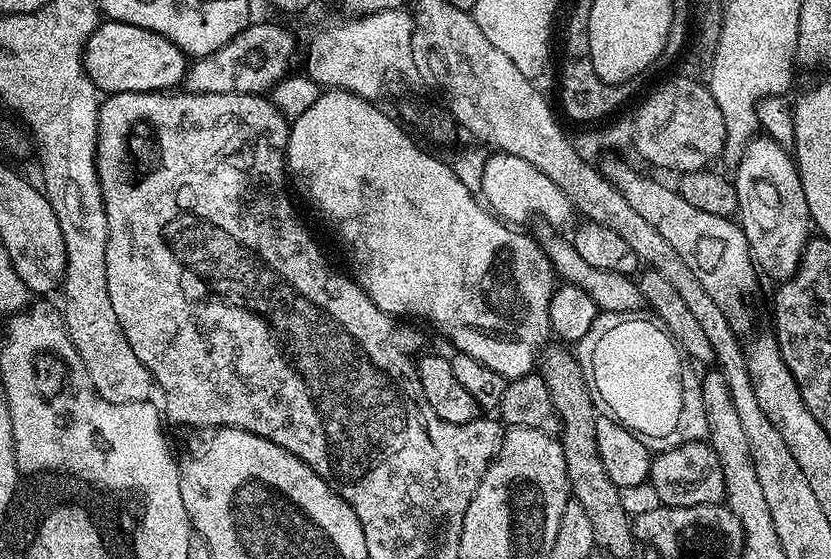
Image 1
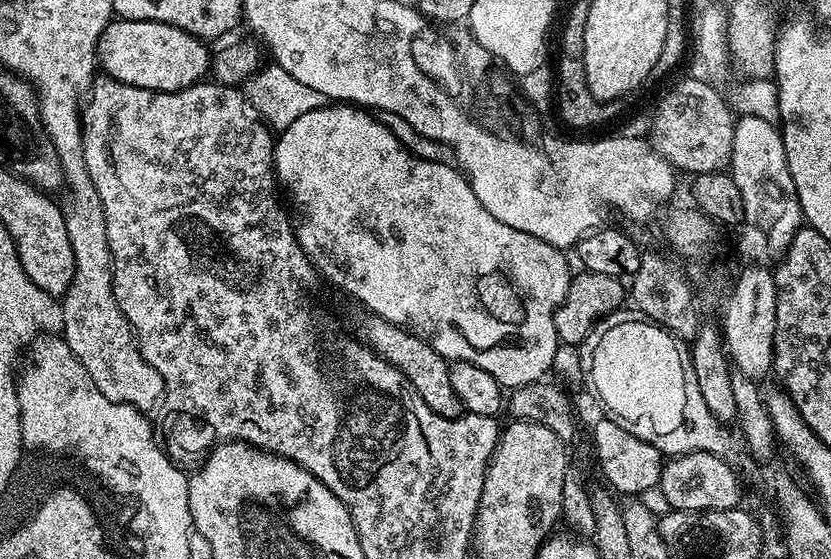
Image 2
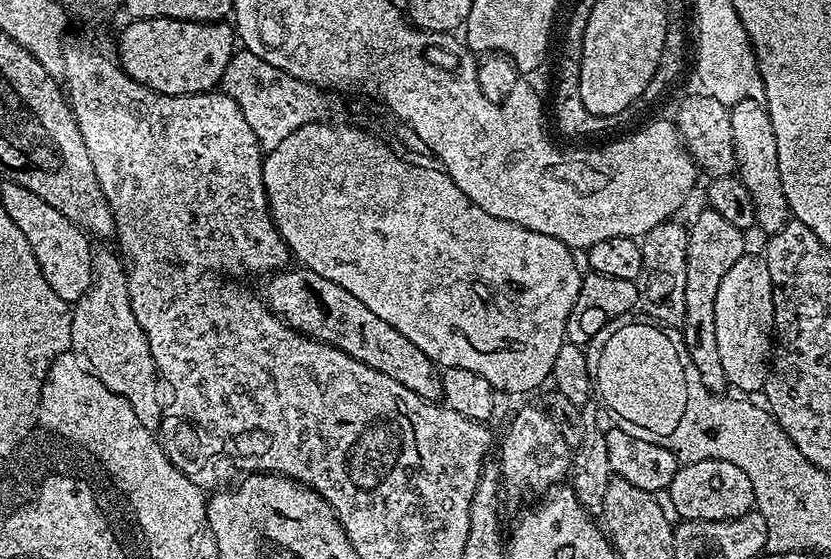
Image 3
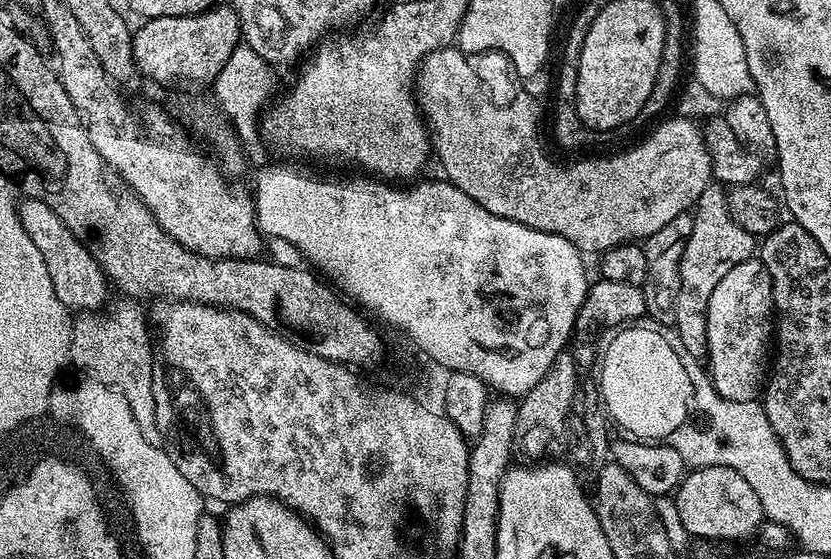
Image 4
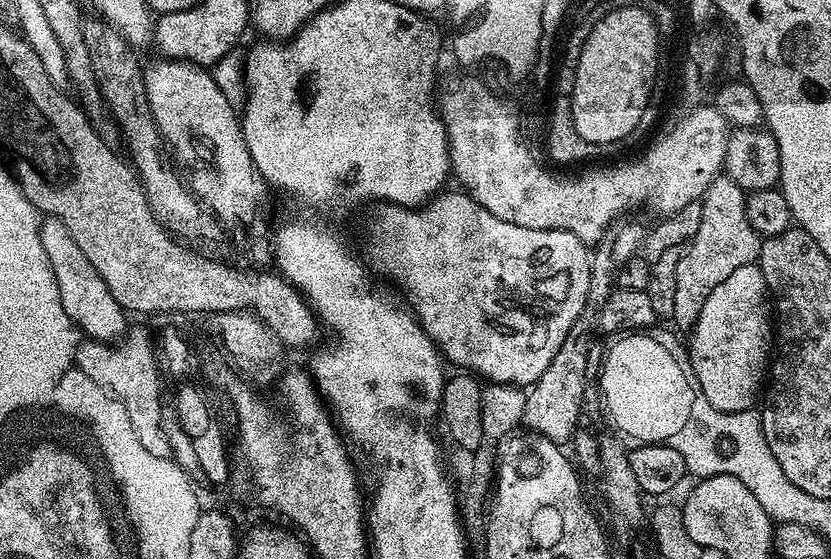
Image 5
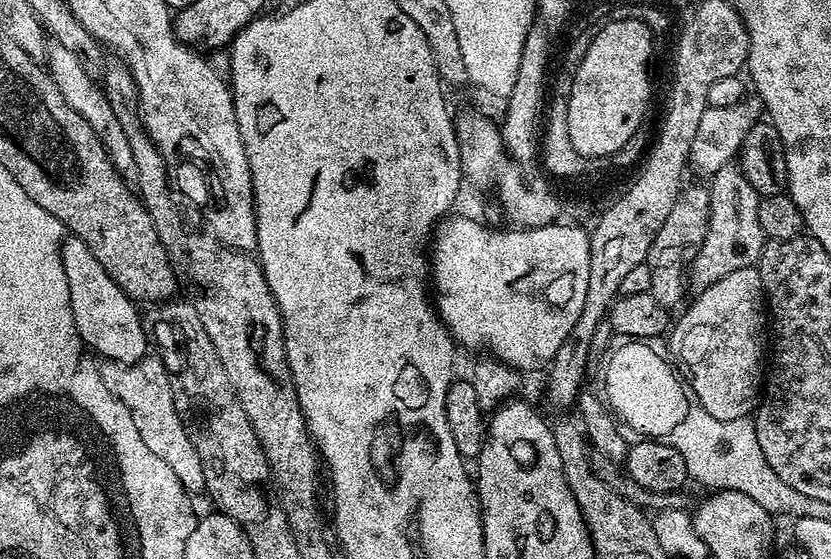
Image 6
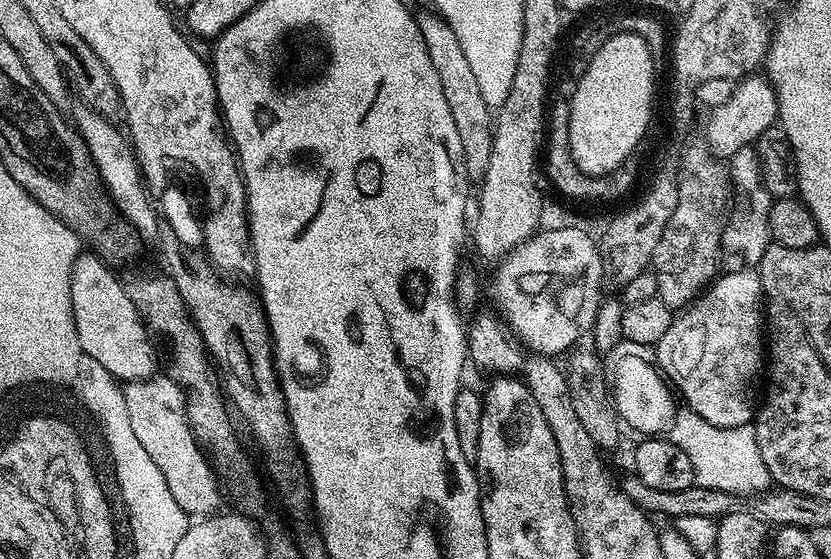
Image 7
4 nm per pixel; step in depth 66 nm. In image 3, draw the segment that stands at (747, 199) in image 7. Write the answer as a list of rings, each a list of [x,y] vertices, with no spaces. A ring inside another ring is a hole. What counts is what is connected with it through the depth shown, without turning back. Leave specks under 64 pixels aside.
[[[709,206],[702,207],[696,221],[688,228],[688,257],[686,258],[686,314],[682,325],[684,339],[682,345],[689,354],[695,369],[702,376],[706,390],[720,394],[729,387],[726,374],[722,370],[722,357],[718,354],[718,337],[714,327],[714,298],[722,278],[726,278],[730,266],[746,254],[745,233],[735,228]]]

